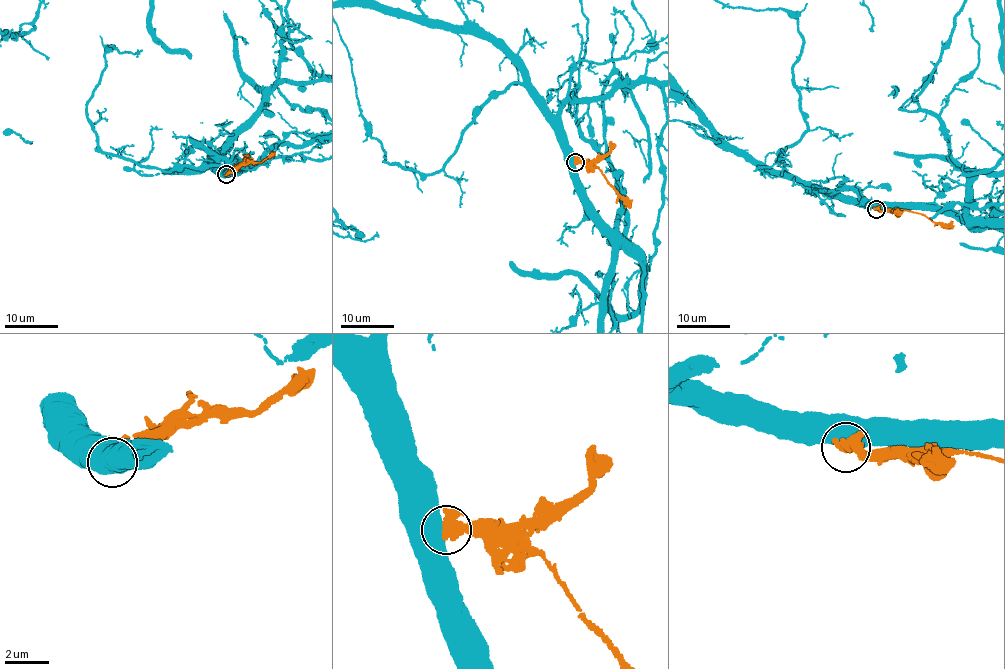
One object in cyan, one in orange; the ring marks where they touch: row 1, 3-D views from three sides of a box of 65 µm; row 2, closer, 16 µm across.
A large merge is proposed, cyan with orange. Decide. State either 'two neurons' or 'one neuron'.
two neurons

